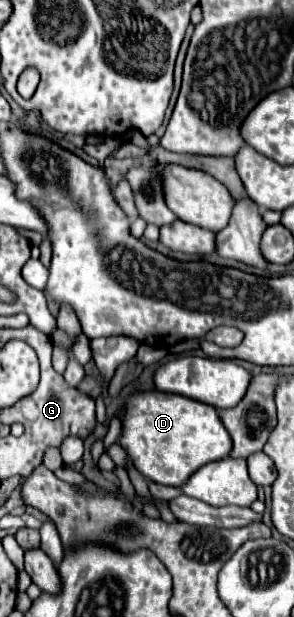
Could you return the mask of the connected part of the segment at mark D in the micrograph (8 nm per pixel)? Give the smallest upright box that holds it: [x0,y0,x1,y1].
[118,390,230,486]

